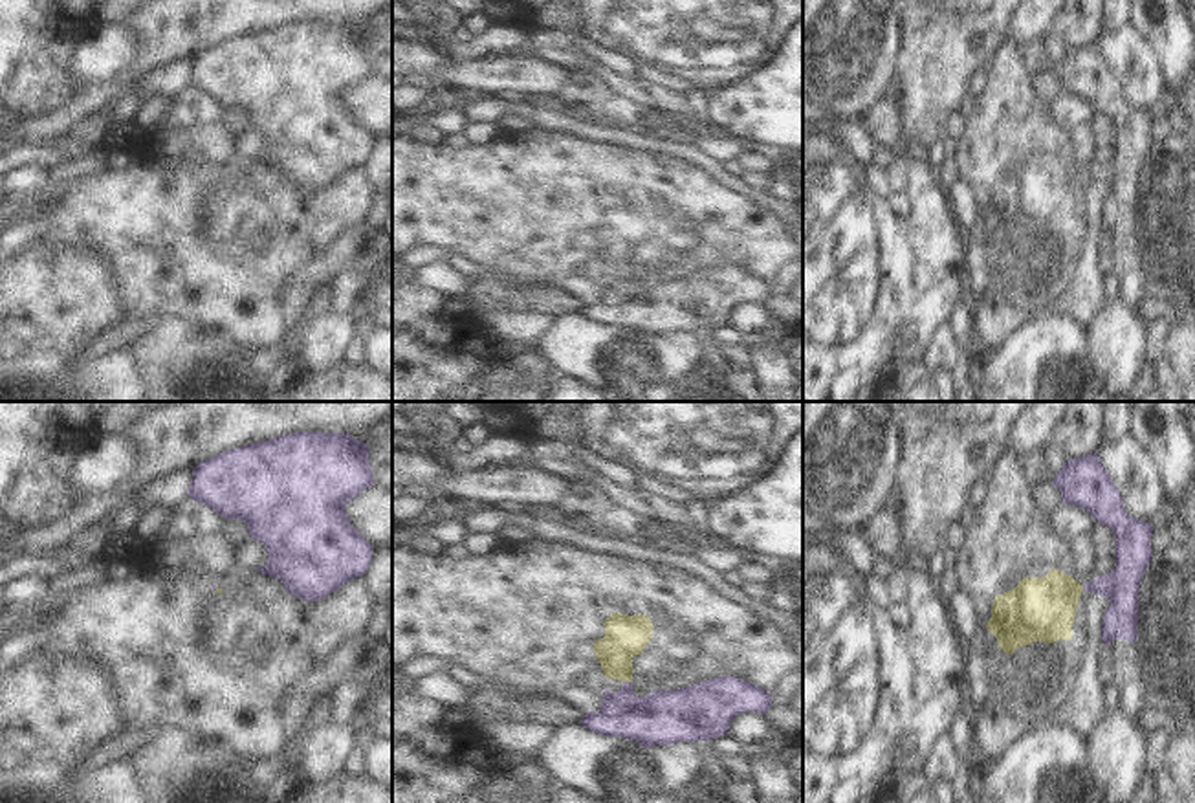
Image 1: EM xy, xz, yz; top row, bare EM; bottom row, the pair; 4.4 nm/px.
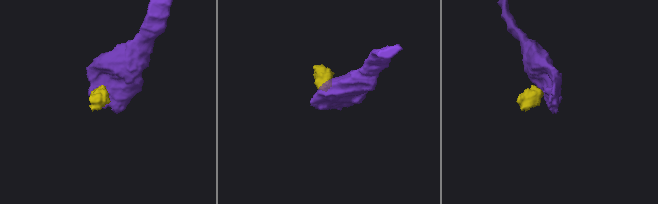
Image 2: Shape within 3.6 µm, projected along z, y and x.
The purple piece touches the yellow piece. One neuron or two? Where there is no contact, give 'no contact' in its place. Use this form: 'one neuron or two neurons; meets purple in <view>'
two neurons; meets purple in xz

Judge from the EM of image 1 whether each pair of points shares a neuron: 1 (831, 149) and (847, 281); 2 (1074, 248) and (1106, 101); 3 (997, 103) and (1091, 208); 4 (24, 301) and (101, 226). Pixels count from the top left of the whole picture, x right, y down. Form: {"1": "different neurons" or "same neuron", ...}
{"1": "same neuron", "2": "different neurons", "3": "same neuron", "4": "different neurons"}

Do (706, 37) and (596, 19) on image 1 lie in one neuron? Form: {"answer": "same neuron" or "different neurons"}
{"answer": "same neuron"}

